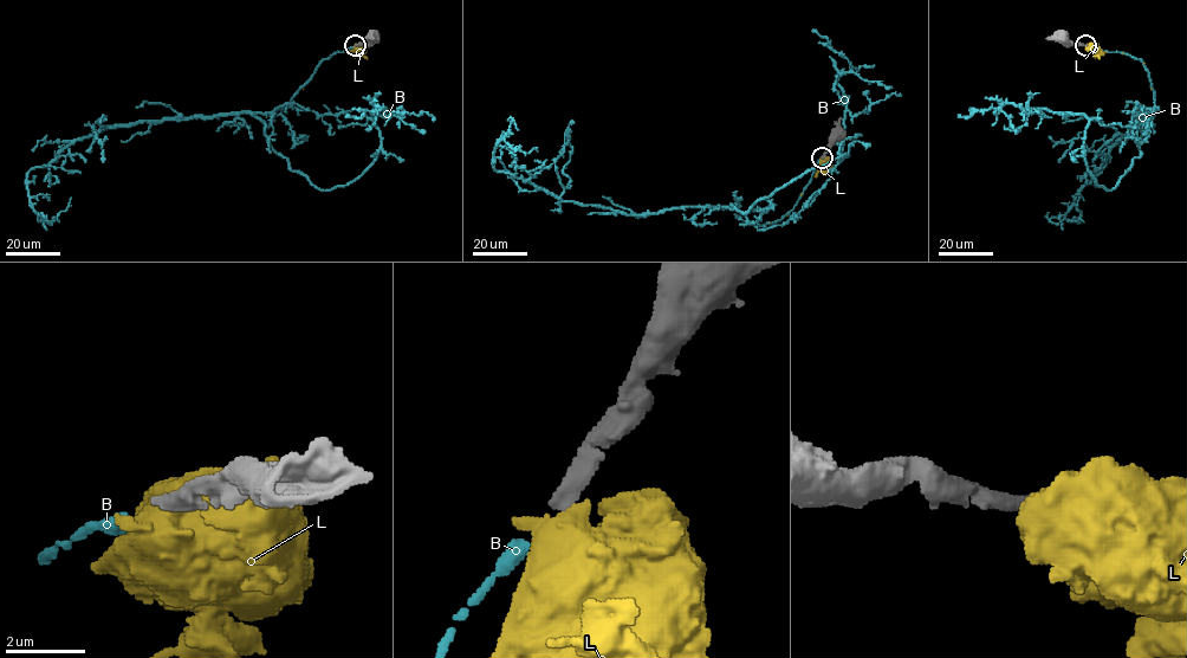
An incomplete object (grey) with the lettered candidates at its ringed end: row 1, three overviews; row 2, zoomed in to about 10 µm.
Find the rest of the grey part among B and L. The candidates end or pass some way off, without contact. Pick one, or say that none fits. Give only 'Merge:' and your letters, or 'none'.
Merge: none

